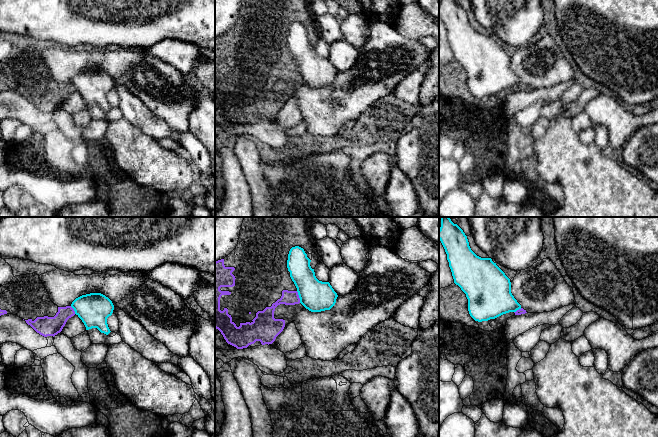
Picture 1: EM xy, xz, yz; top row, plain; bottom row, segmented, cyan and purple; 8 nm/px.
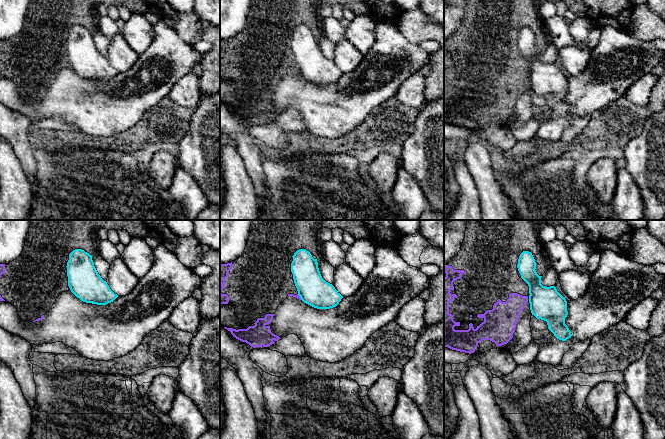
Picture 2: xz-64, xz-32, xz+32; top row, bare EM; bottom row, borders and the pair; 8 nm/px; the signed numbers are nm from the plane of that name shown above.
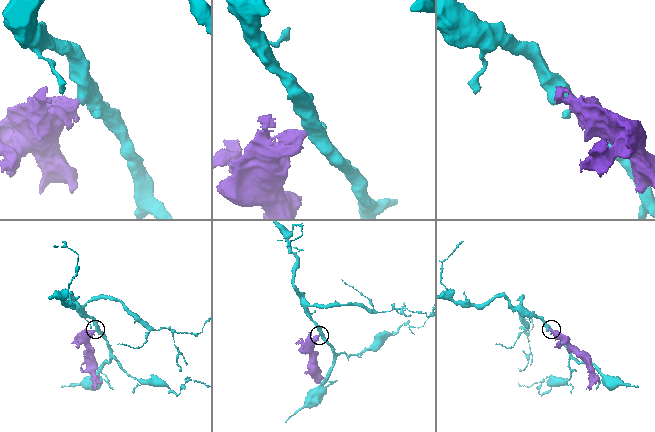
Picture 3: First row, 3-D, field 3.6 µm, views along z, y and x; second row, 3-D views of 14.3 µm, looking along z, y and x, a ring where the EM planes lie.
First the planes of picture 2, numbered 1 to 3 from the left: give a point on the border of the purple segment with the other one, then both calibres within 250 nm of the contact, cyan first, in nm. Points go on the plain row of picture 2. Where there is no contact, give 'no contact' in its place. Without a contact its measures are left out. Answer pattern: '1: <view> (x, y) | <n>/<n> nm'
1: no contact
2: xz-32 (300, 73) | 240/40 nm
3: no contact

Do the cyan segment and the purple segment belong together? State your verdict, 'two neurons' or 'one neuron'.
two neurons

